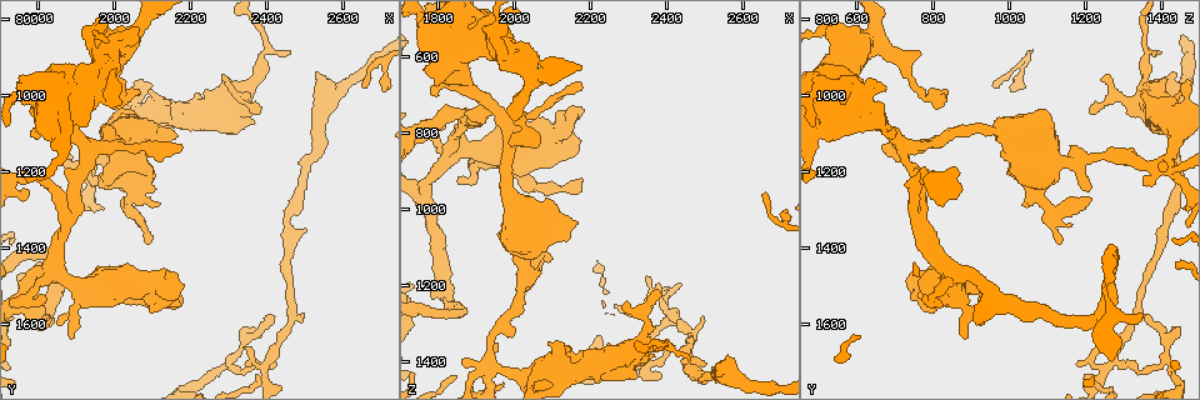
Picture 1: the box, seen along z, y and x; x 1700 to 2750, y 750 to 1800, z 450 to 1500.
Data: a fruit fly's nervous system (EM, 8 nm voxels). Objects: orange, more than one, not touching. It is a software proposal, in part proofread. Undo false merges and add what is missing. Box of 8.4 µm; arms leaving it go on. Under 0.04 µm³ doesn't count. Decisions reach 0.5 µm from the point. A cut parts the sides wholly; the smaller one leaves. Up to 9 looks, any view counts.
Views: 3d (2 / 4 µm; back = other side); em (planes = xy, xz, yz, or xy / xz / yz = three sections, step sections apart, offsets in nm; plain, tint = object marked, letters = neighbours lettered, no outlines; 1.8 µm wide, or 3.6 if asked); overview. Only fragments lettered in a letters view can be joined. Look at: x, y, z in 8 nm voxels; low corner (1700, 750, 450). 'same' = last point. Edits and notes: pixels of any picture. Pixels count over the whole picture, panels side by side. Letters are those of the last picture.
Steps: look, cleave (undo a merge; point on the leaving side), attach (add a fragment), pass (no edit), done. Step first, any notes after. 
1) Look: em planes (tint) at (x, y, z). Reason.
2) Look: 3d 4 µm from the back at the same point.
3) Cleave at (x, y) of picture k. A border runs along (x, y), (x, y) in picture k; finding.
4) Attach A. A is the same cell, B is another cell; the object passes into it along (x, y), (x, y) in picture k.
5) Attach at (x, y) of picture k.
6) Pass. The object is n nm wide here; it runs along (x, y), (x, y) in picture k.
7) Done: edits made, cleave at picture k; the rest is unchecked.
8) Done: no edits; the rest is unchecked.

Look: 3d 2 µm at (2415, 1690, 1270). Two arms in line, one across.

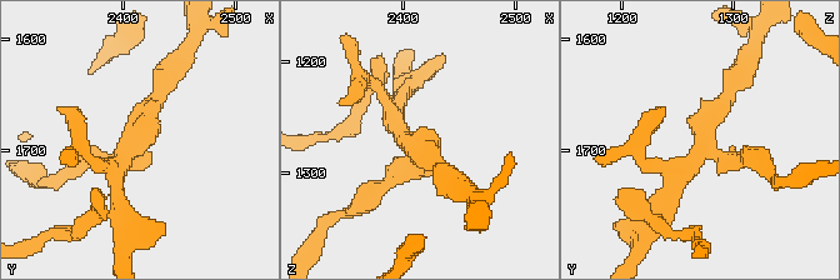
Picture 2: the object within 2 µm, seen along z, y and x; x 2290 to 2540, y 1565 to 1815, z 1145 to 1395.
Look: em yz step 16 (tint) at (2412, 1694, 1276).

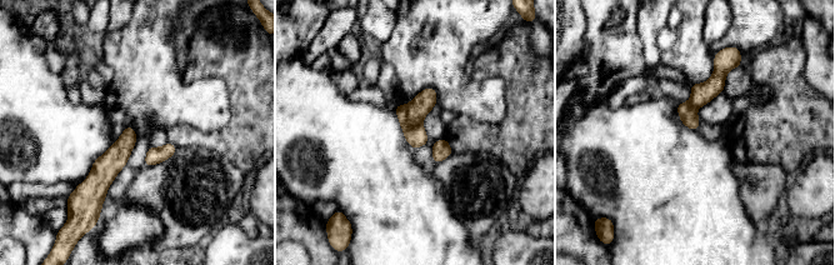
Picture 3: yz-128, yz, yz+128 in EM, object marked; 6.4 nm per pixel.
Look: em yz step 16 (letters) at the same point.

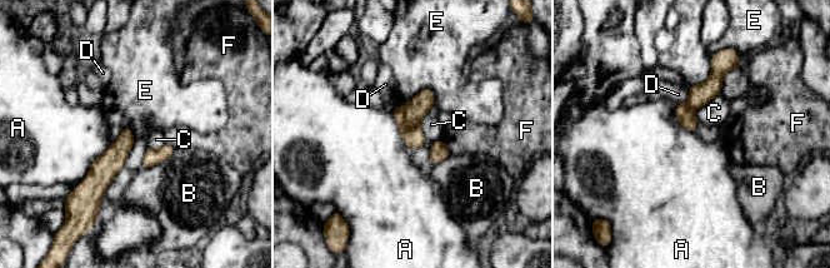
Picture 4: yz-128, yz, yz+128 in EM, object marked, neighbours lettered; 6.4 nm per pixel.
Cleave at (414, 138) of picture 4. A, B, C, D, E and F are other cells; a border runs along (403, 107), (405, 123), (418, 125) in picture 4; two neurons meet here.

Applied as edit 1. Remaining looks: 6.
Look: overview. See it whole again.

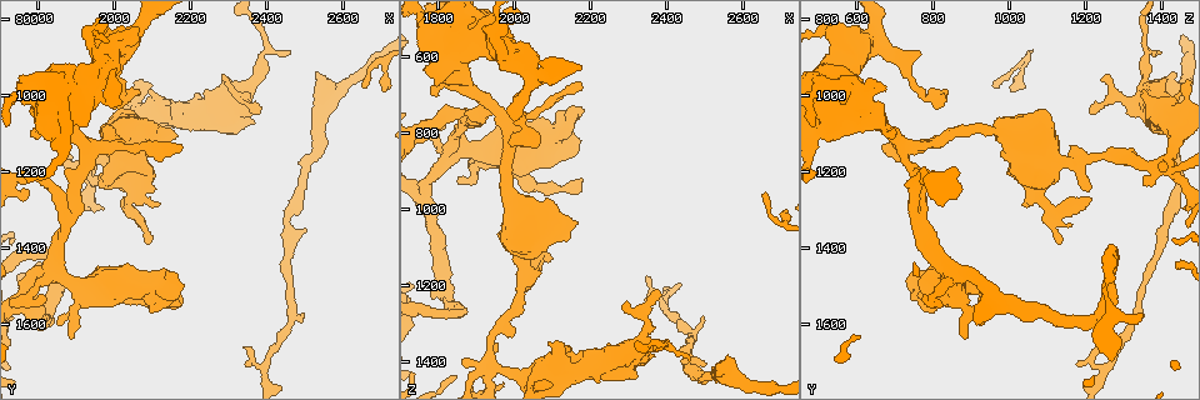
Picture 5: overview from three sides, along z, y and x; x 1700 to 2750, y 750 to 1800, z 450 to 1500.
Look: em planes (tint) at (1935, 1175, 1400). Looks like a crossing.

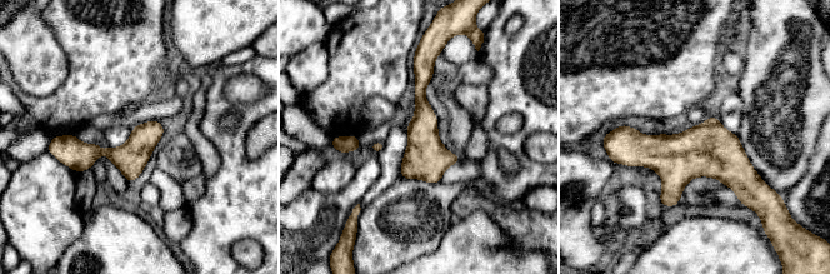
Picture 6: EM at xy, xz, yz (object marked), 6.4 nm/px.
Look: em planes (letters) at the same point. What lies round it.

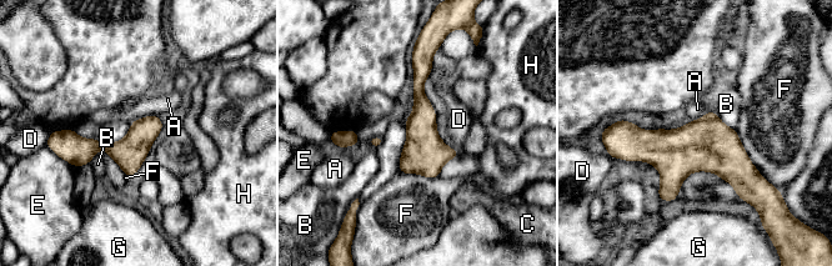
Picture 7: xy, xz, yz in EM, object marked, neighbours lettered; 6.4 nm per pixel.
Pass. A, B, C, D, E, F, G and H are other cells; it runs along (622, 128), (757, 177) in picture 7; continuous, no second neuron.

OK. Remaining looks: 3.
Look: 3d 4 µm at (2000, 880, 625). Abrupt turn.

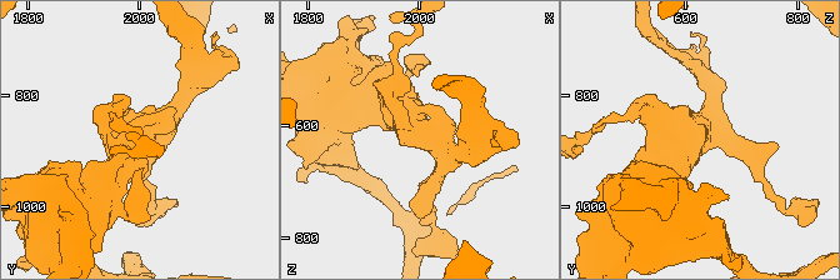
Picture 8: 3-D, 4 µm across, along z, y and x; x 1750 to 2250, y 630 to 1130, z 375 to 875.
Look: em planes (letters) at (2005, 870, 625).

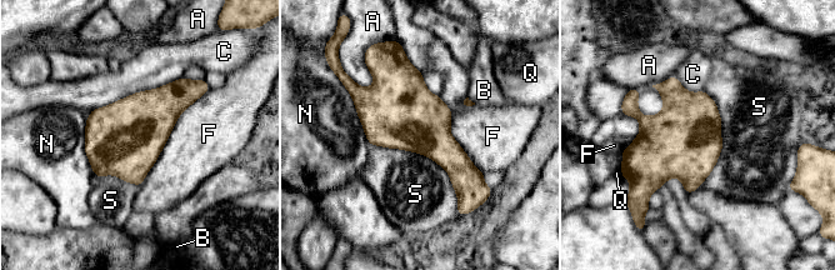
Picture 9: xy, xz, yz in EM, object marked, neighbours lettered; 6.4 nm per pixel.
Pass. The object is 440 nm wide here; A, B, C, F, N, Q and S are other cells; a border runs along (370, 144), (438, 163), (458, 211) in picture 9; one neuron here.

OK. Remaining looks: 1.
Done: edits made, cleave at picture 4; the rest is unchecked.

